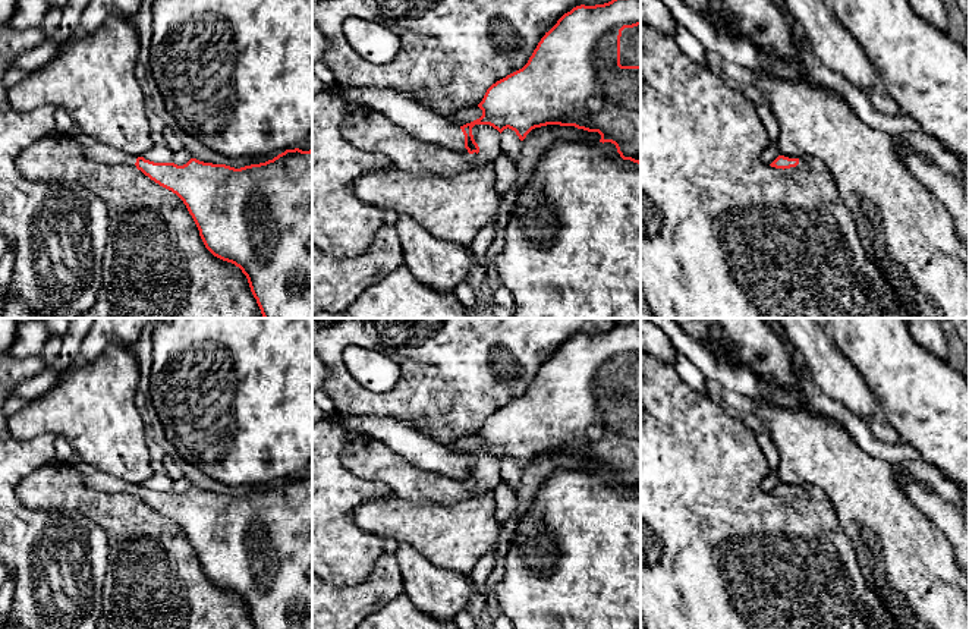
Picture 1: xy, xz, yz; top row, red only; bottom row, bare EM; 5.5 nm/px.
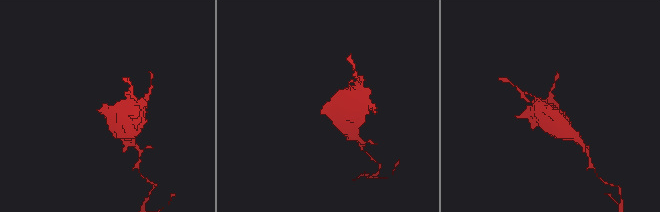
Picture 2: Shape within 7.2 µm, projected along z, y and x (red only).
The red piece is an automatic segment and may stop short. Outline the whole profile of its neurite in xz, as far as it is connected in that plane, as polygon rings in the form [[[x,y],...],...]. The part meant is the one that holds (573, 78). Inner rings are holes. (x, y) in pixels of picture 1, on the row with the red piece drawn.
[[[611,0],[595,6],[576,6],[564,13],[557,23],[545,32],[528,63],[493,84],[478,107],[482,116],[463,126],[454,126],[444,116],[415,100],[410,92],[394,88],[345,87],[340,92],[328,92],[356,104],[374,108],[400,126],[408,135],[421,141],[434,142],[449,150],[466,148],[469,154],[479,152],[474,139],[475,125],[490,125],[500,133],[504,129],[516,132],[520,141],[541,126],[575,126],[588,132],[598,132],[600,142],[611,142],[623,160],[641,164],[641,0]]]

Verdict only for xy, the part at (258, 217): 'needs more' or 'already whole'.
needs more

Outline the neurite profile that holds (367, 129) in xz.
[[[369,107],[347,113],[342,125],[342,135],[356,148],[381,152],[396,167],[413,174],[449,176],[468,169],[474,161],[466,148],[449,150],[413,138]]]

